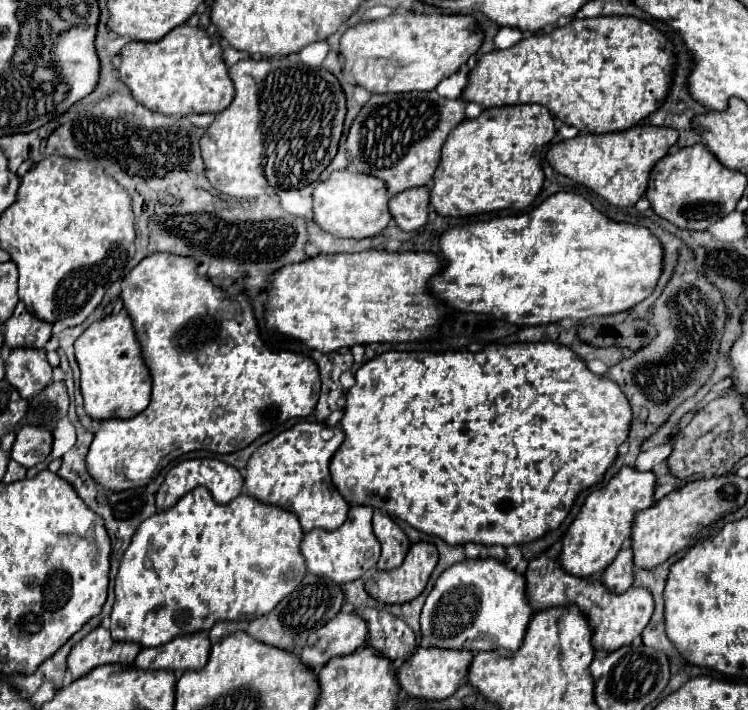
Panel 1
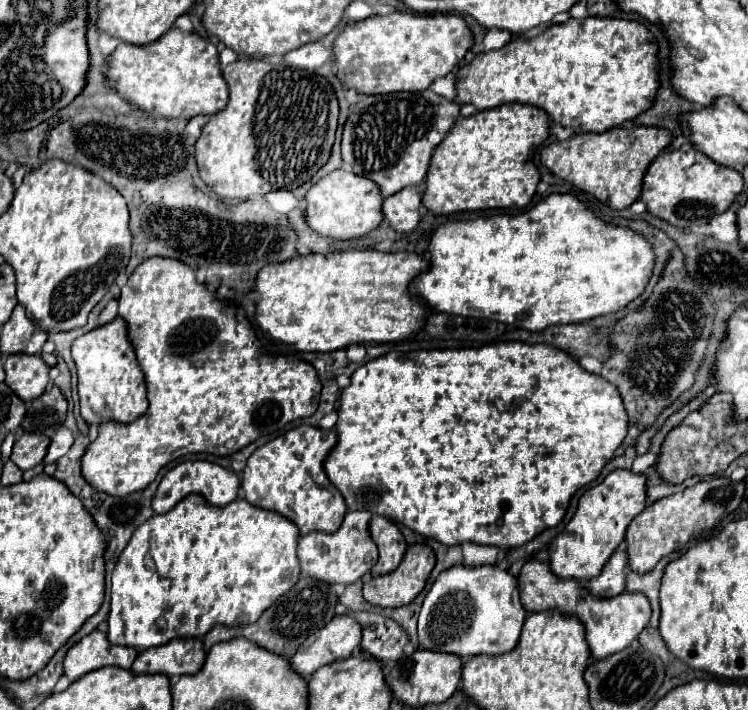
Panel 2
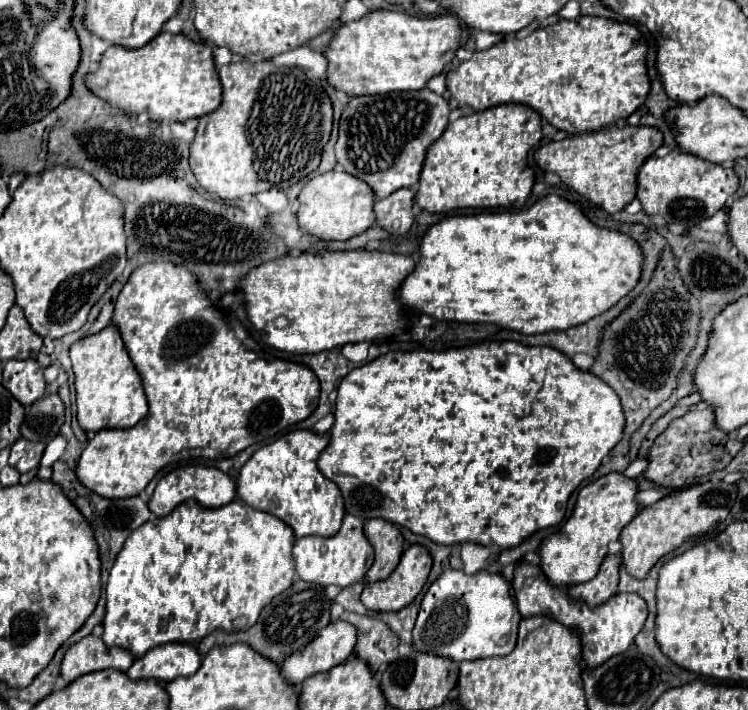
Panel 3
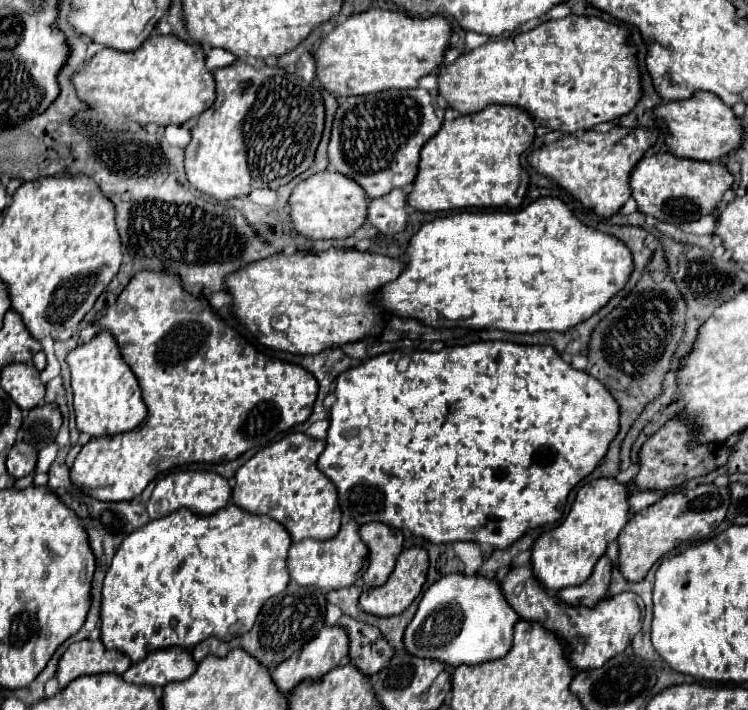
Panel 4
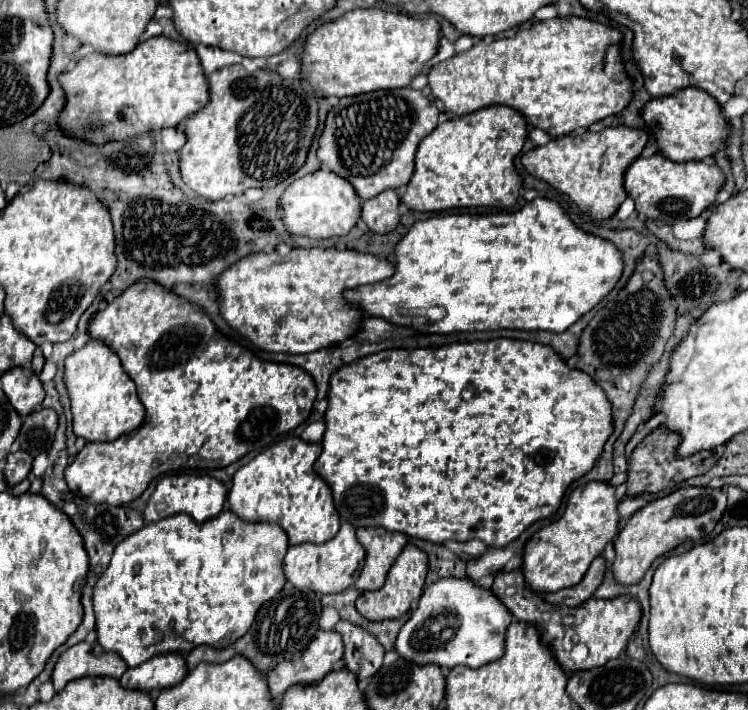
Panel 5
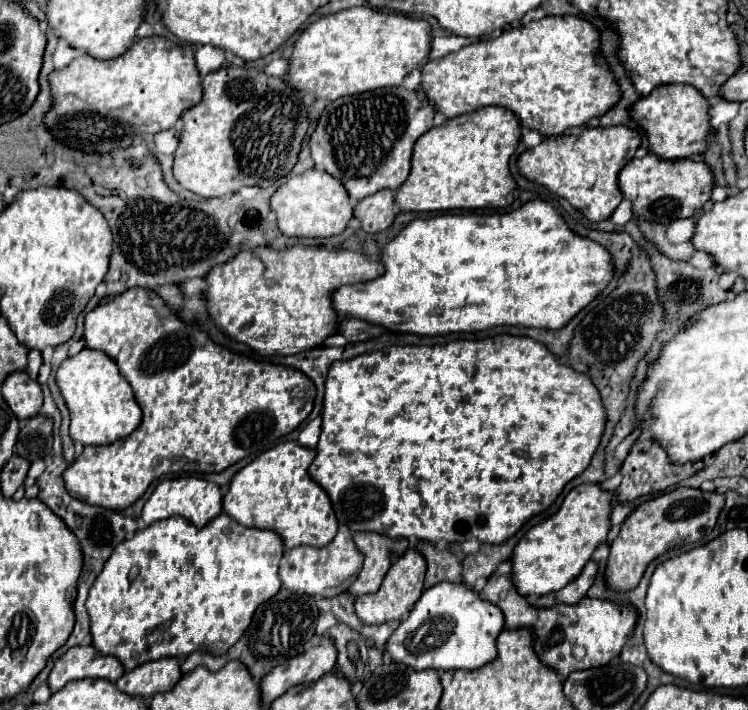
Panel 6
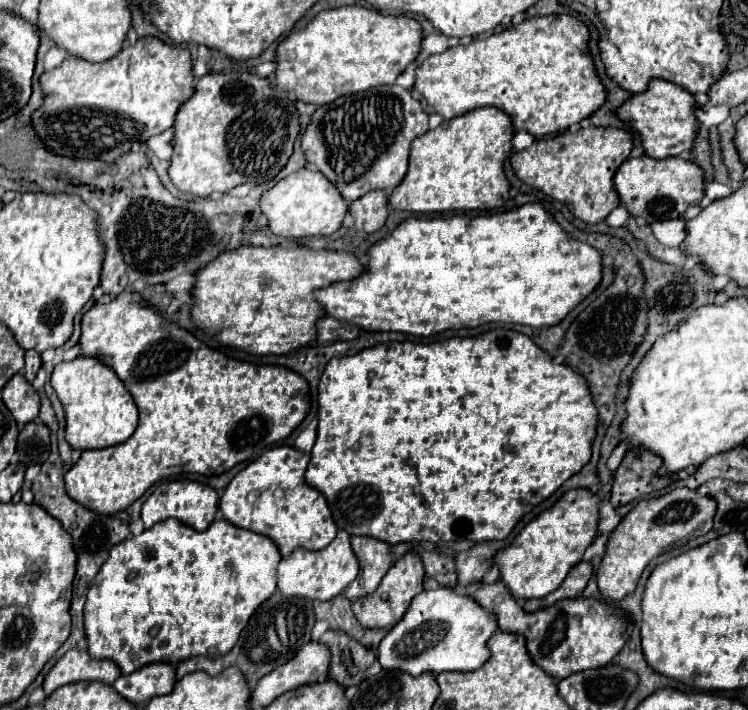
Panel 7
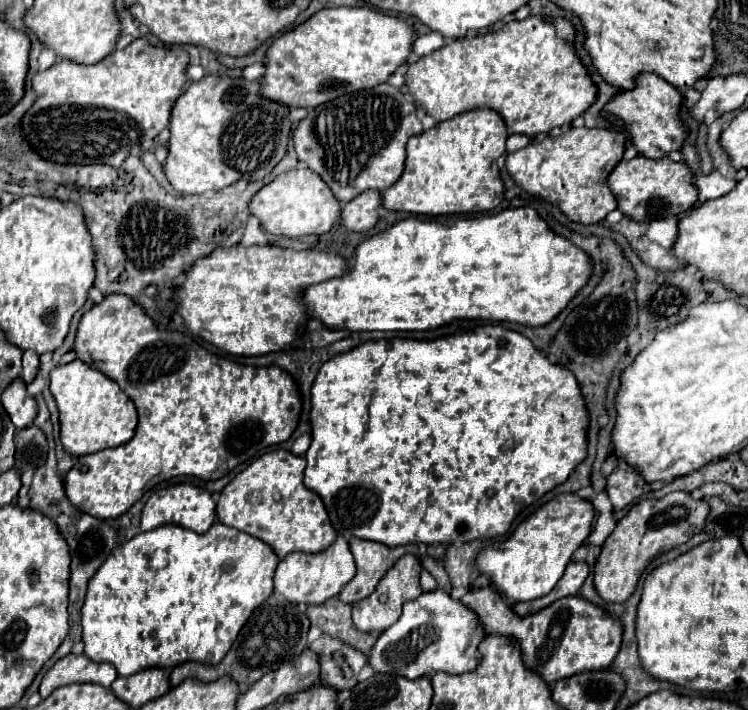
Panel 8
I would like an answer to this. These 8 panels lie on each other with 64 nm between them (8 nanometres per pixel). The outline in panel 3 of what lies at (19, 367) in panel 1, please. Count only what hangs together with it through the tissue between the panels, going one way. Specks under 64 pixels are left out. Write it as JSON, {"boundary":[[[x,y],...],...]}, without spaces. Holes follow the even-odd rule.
{"boundary":[[[8,360],[4,364],[2,386],[12,392],[12,396],[28,408],[44,396],[44,368],[36,360]]]}

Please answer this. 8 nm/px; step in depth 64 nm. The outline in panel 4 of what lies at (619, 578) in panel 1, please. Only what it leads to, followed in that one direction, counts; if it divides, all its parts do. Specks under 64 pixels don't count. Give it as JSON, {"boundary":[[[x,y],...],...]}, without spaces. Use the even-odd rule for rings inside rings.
{"boundary":[[[602,556],[596,562],[592,576],[584,584],[562,588],[558,592],[558,598],[568,606],[594,606],[598,600],[606,596],[610,584],[610,572],[612,572],[612,562],[608,560],[608,556]]]}

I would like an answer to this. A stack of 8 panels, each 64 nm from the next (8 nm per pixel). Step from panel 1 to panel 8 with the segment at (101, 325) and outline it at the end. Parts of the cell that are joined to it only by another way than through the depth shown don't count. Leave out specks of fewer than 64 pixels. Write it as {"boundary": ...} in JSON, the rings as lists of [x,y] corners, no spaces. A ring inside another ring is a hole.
{"boundary":[[[82,360],[56,366],[50,372],[50,392],[60,412],[60,442],[70,456],[94,454],[132,440],[138,424],[134,402],[118,388],[116,382]]]}

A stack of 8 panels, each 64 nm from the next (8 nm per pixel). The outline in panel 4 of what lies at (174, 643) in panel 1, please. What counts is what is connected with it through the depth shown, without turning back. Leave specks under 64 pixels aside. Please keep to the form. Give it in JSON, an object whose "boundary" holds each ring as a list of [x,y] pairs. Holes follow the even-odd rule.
{"boundary":[[[166,648],[150,652],[142,662],[132,664],[122,678],[136,686],[166,686],[170,682],[186,680],[196,670],[188,650]]]}

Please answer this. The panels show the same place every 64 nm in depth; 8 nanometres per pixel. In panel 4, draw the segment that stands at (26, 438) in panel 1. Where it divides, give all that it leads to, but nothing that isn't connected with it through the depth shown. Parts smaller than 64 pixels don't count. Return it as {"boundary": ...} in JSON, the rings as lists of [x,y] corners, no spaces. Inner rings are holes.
{"boundary":[[[20,442],[8,452],[6,468],[12,478],[28,476],[34,470],[34,466],[36,466],[36,450],[32,446]]]}

